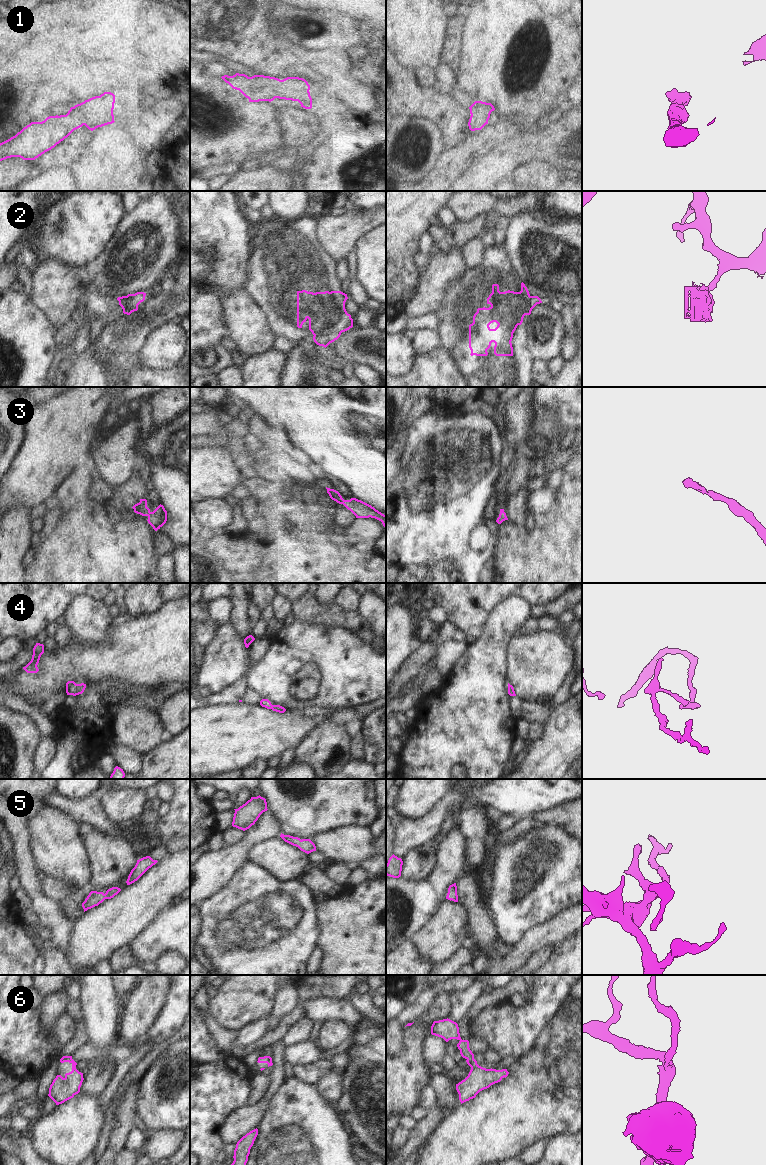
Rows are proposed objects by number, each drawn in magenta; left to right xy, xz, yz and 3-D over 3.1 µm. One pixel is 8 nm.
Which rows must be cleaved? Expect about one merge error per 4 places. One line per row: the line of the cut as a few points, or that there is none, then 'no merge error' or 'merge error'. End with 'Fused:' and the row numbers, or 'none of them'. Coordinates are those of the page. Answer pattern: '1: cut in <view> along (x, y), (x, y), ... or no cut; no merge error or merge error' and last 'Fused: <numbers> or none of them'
1: no cut; no merge error
2: cut in xz along (340, 332), (314, 336); merge error
3: no cut; no merge error
4: no cut; no merge error
5: no cut; no merge error
6: no cut; no merge error
Fused: 2

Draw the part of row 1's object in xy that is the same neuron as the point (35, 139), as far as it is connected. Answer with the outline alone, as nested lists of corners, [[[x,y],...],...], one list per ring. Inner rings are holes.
[[[104,92],[71,107],[66,115],[31,122],[15,136],[0,143],[0,161],[11,157],[35,160],[83,125],[93,131],[114,123],[114,103],[115,95]]]

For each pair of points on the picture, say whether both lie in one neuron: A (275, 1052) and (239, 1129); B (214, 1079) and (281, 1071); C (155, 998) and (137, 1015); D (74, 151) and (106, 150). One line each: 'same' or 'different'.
A: same
B: different
C: same
D: different

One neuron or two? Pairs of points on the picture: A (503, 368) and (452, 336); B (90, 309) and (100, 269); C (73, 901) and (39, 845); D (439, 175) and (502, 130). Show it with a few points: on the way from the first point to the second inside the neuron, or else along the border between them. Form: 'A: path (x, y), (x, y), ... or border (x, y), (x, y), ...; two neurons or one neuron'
A: path (490, 355), (471, 336), (465, 336); one neuron
B: border (91, 278), (94, 286), (102, 295), (117, 298); two neurons
C: path (80, 886), (80, 883), (54, 857); one neuron
D: path (455, 161), (486, 139); one neuron

